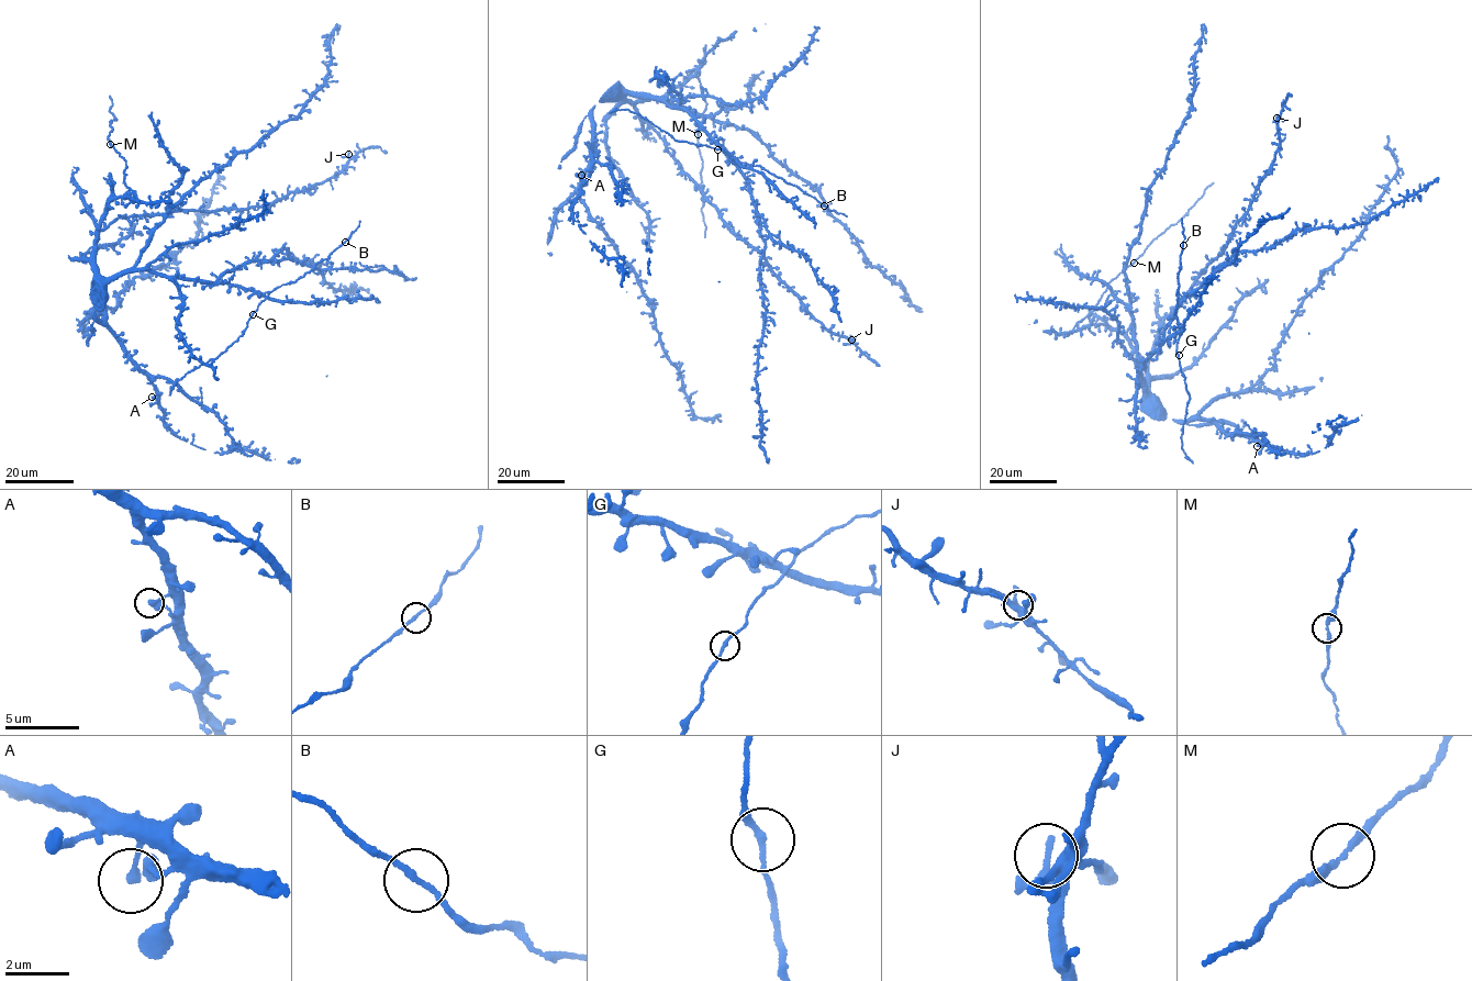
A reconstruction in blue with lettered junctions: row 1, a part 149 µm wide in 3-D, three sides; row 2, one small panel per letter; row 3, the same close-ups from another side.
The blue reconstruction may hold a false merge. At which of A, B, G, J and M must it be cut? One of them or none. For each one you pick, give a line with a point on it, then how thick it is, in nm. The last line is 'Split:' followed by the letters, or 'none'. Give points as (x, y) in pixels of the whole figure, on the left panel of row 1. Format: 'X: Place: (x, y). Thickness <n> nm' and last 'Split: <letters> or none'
Split: none

